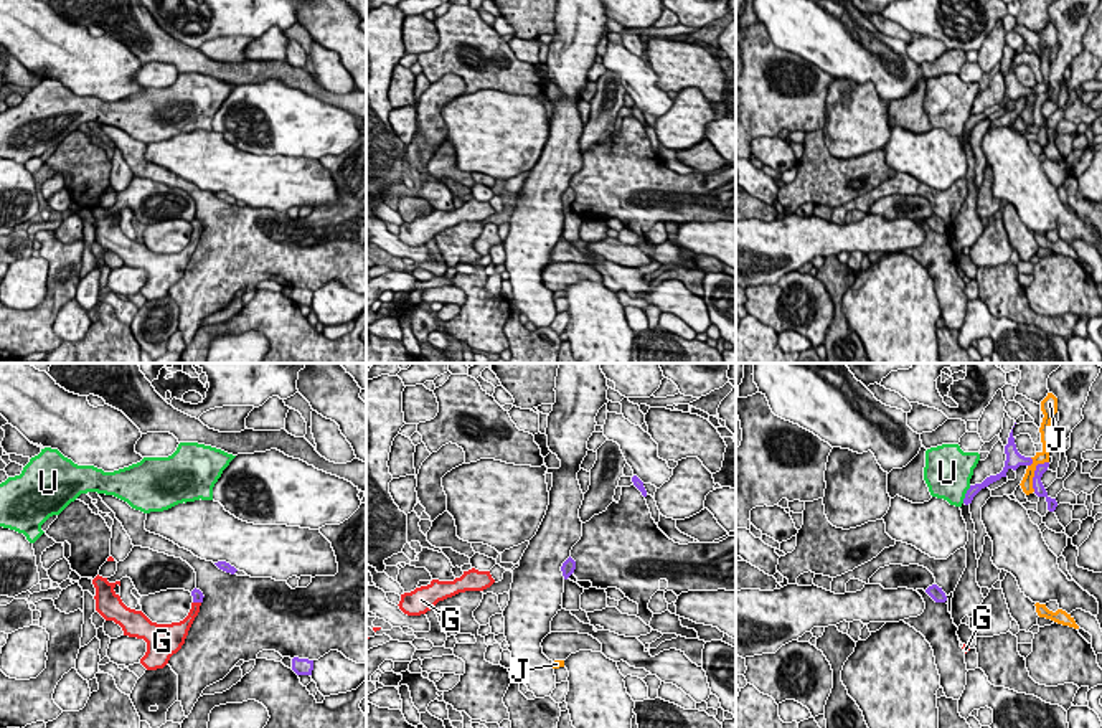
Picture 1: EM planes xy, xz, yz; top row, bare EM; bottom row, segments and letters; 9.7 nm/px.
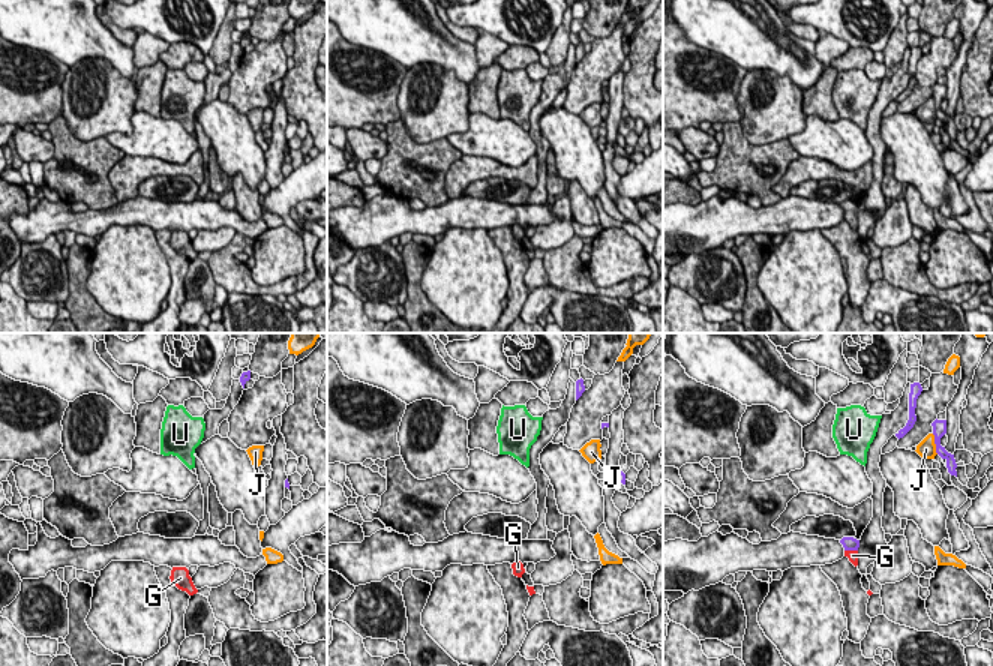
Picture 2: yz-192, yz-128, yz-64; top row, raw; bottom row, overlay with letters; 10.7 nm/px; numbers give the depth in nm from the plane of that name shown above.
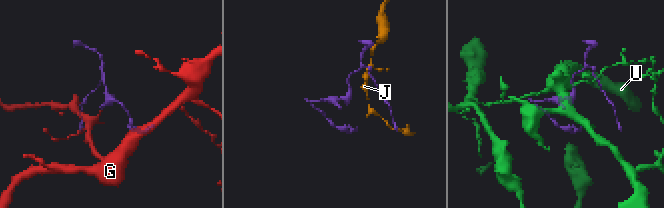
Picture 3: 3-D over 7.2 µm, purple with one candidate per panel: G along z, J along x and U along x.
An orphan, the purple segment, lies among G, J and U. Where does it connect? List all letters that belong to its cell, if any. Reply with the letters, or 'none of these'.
G

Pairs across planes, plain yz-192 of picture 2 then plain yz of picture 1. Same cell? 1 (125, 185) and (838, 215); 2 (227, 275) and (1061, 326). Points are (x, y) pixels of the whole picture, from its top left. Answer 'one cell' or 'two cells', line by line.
1: one cell
2: one cell

